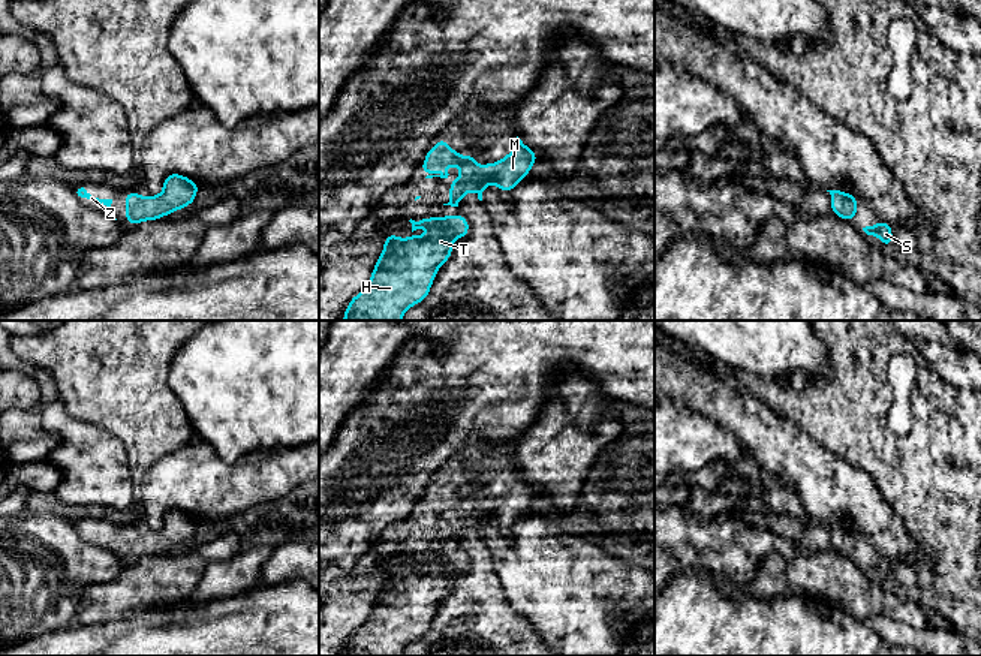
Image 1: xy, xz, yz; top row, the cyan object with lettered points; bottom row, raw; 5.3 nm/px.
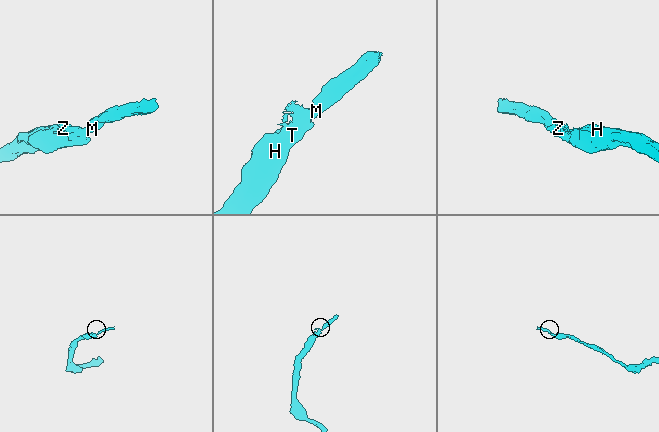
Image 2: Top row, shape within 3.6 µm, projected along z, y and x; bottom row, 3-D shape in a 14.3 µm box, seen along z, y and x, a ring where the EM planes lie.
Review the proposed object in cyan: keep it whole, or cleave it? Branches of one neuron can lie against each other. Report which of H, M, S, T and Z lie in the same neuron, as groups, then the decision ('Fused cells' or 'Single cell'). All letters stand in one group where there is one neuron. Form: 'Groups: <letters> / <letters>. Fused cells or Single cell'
Groups: H M S T Z. Single cell

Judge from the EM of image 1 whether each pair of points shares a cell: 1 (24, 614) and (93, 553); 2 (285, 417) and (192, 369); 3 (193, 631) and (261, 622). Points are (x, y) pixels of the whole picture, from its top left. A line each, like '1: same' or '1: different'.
1: same
2: same
3: same

